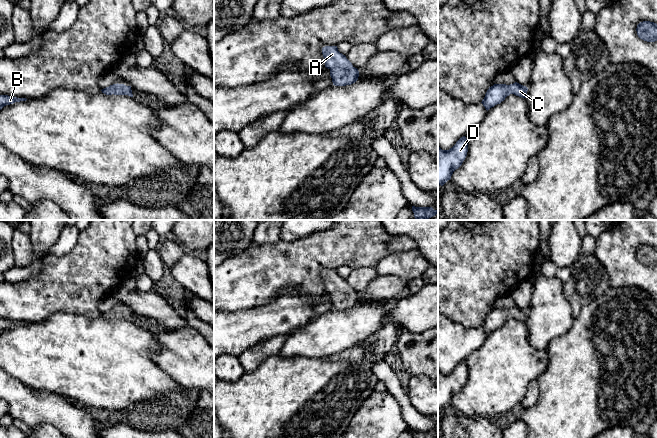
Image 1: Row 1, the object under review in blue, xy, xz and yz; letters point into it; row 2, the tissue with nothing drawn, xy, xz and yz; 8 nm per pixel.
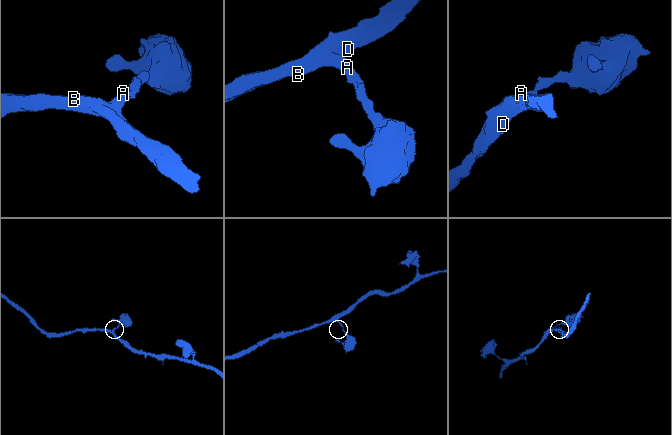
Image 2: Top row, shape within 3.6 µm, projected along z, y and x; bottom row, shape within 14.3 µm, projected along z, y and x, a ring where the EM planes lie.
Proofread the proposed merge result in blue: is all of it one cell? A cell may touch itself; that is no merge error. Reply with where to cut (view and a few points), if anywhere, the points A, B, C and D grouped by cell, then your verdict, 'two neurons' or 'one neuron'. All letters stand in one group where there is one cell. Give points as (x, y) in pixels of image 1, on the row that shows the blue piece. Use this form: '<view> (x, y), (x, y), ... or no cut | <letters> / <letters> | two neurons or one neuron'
no cut | A B C D | one neuron

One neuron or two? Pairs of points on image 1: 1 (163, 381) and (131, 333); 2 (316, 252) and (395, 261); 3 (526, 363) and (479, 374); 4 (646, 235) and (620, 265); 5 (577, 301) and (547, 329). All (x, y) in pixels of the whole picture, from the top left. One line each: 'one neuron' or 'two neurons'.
1: one neuron
2: two neurons
3: one neuron
4: one neuron
5: two neurons

